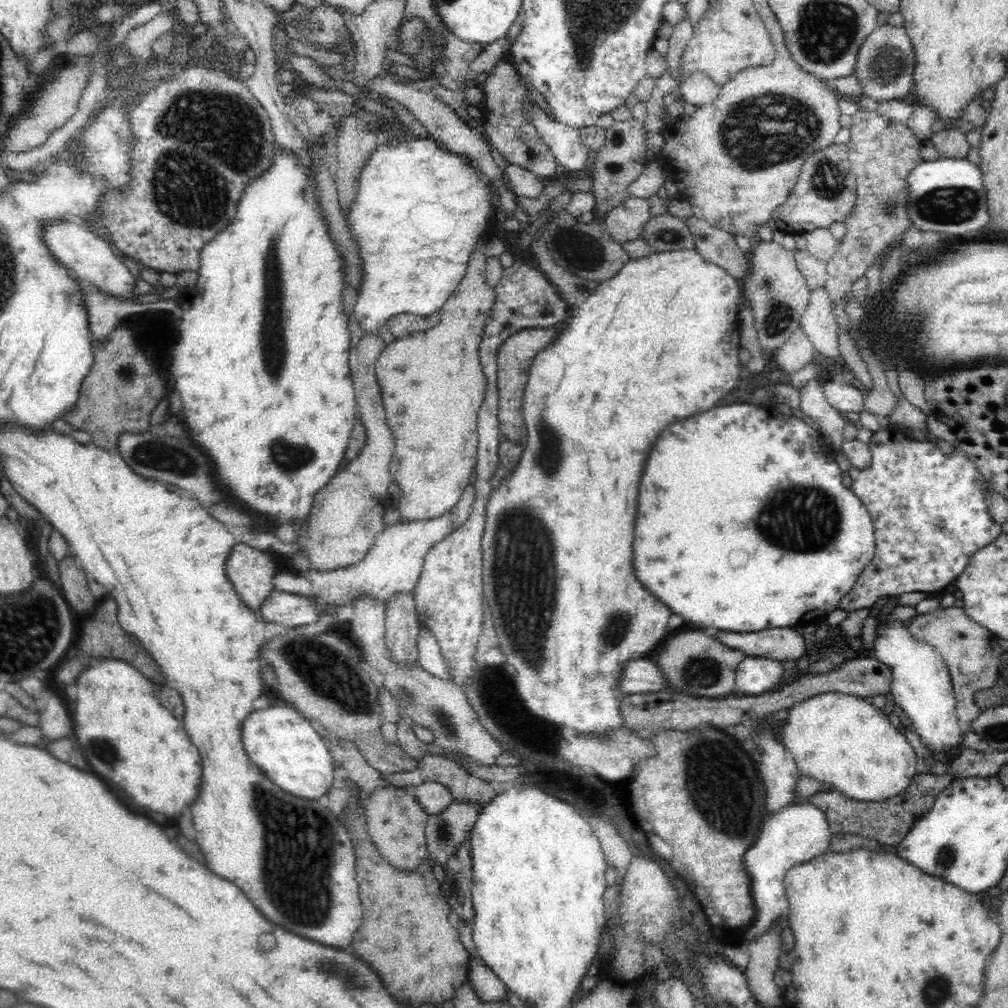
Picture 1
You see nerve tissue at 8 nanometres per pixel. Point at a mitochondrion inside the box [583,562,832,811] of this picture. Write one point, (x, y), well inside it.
(707, 672)

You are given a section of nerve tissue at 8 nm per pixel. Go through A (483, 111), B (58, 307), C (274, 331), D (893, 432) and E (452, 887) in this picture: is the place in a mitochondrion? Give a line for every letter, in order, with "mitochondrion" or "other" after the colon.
A: other
B: other
C: mitochondrion
D: other
E: other

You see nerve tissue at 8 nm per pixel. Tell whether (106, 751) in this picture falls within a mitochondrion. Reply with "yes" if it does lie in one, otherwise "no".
yes

